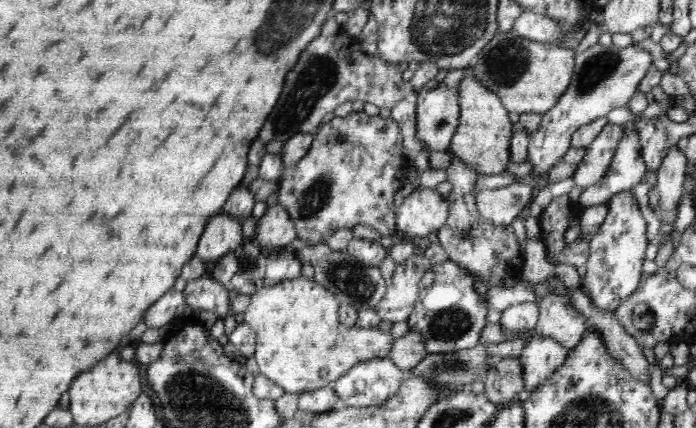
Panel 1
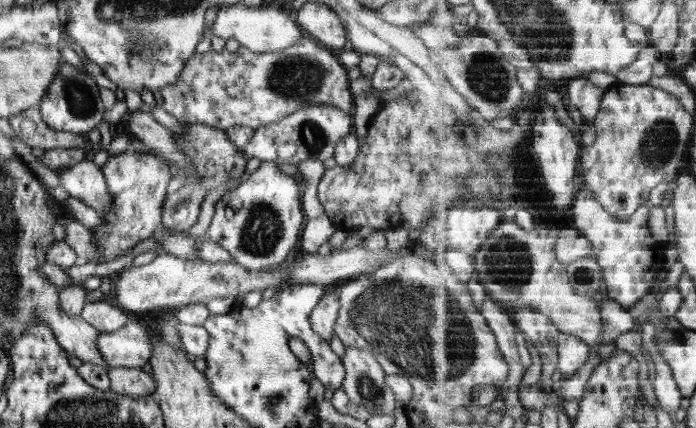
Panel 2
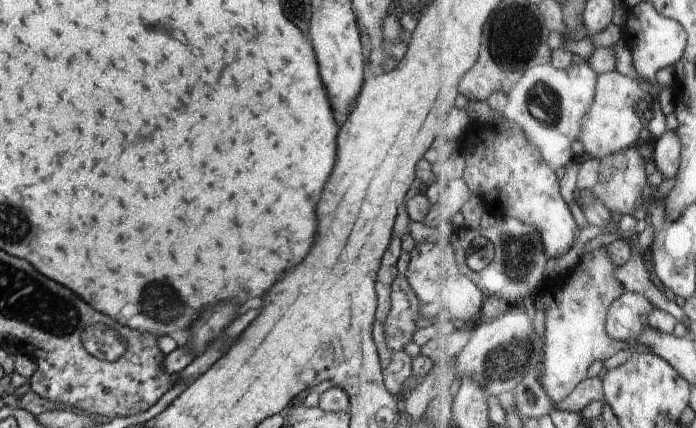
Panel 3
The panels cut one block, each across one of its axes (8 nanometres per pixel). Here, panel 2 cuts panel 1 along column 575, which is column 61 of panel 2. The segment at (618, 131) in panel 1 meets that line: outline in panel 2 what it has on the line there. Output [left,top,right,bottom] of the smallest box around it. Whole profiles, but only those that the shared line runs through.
[54,157,114,216]

